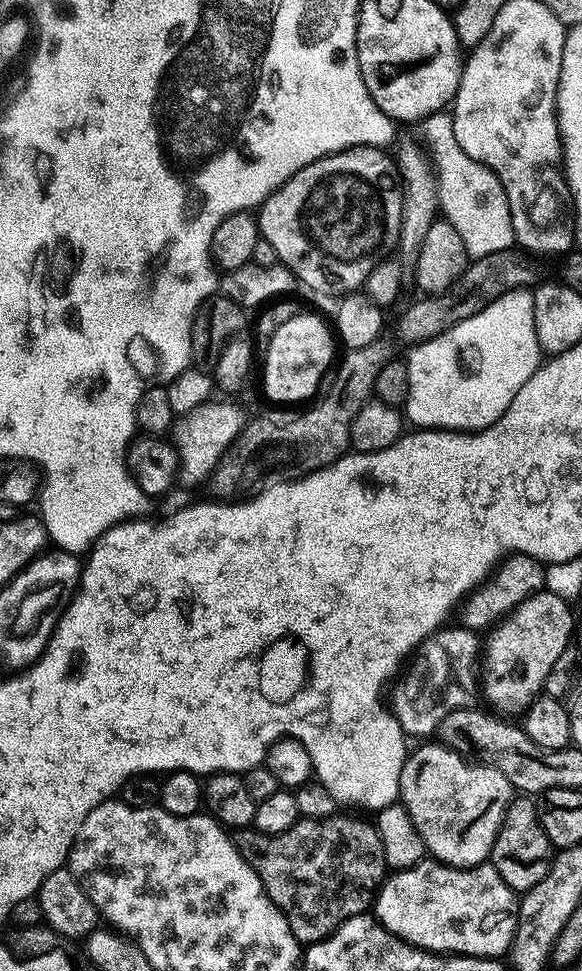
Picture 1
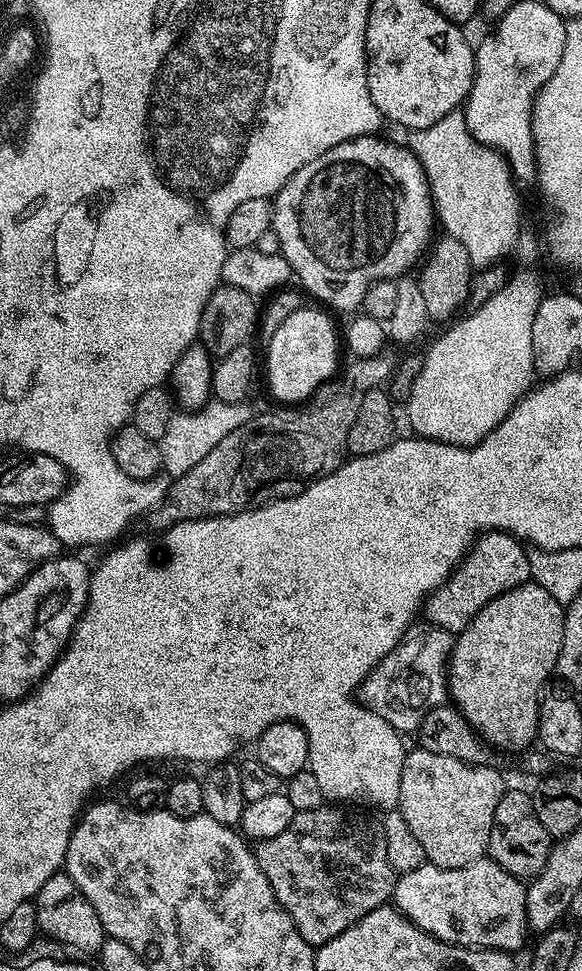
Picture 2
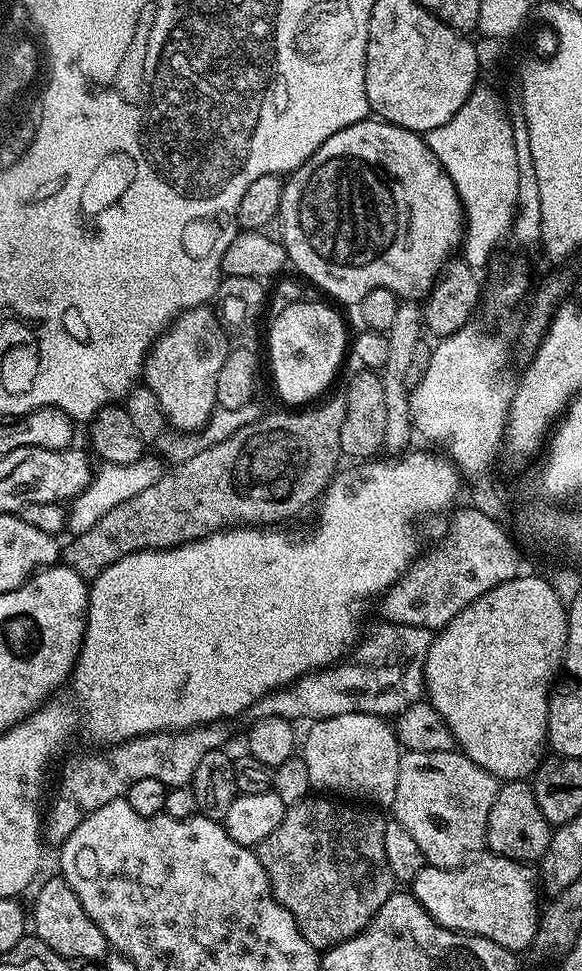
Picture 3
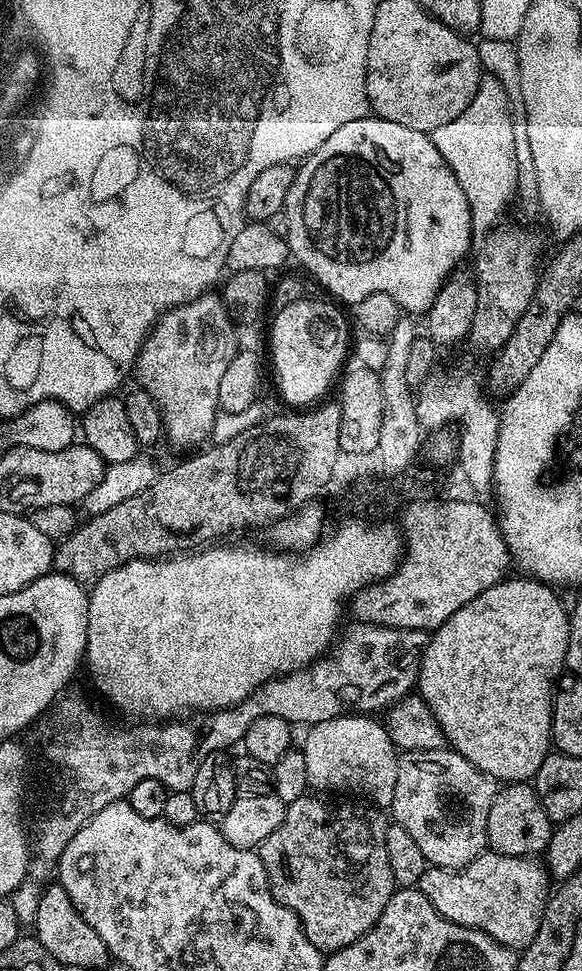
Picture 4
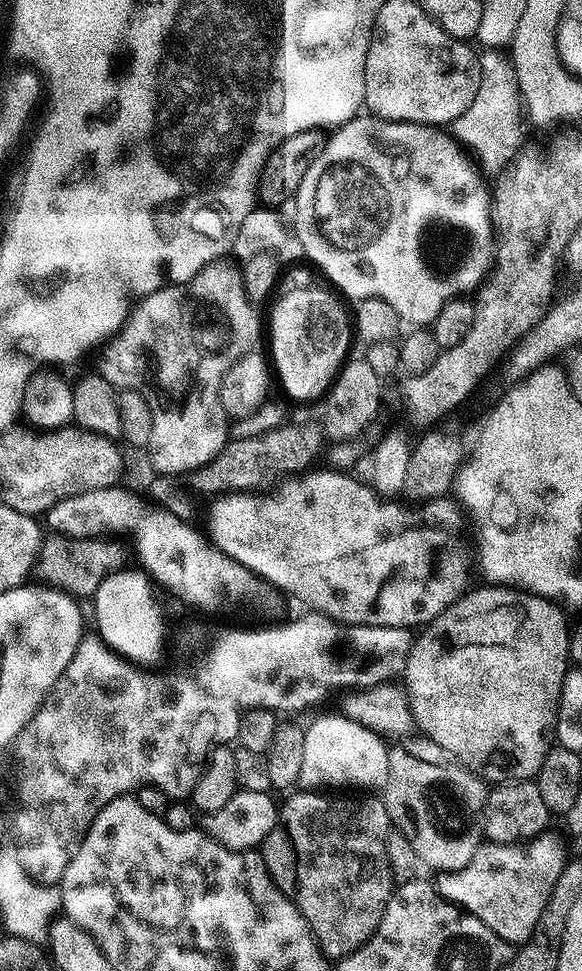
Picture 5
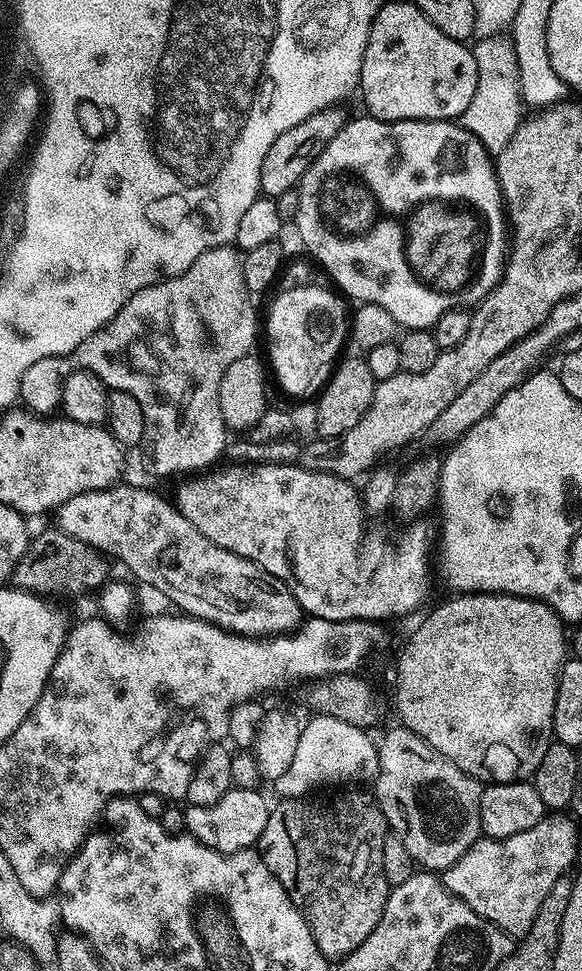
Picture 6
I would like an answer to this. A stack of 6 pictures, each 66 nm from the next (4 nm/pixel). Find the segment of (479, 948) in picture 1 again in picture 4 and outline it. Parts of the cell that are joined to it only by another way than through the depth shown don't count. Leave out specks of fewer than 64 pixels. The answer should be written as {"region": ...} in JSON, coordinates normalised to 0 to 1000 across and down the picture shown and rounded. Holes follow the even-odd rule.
{"region":[[[833,875],[789,896],[735,893],[718,913],[749,934],[754,943],[787,954],[833,960],[863,974],[897,978],[918,970],[918,962],[924,962],[924,954],[931,954],[935,928],[945,922],[942,909],[942,895],[926,885]]]}

